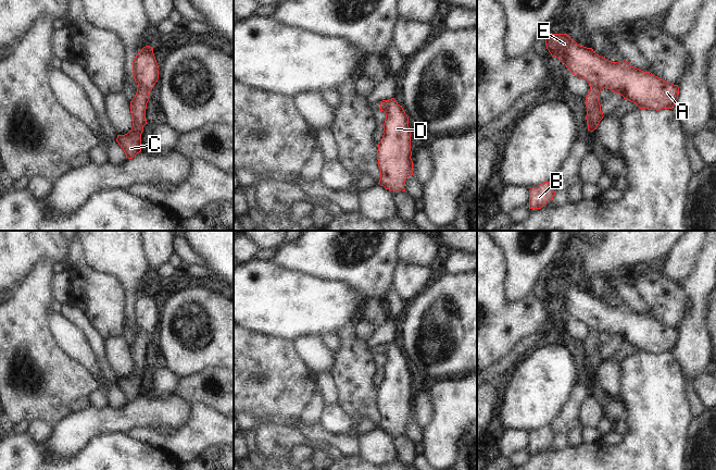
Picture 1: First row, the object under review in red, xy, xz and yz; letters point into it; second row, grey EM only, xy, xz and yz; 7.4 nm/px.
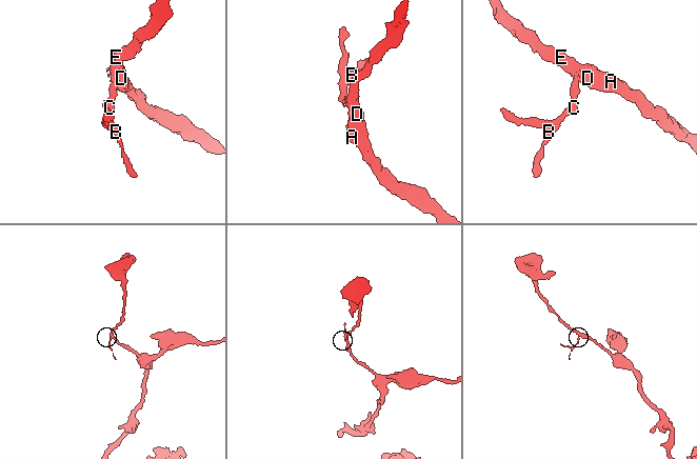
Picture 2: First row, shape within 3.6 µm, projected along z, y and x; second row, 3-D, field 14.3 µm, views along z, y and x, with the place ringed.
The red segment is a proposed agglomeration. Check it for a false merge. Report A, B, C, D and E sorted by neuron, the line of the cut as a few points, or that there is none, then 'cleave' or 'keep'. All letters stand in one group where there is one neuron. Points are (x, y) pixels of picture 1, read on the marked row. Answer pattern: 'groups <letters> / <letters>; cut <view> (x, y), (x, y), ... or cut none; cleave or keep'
groups A D E / B C; cut xy (138, 83), (148, 91); cleave

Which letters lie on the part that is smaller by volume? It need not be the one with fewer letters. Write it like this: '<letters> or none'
B, C

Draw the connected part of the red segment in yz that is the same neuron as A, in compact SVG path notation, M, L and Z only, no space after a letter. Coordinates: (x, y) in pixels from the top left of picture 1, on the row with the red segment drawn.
M549 34L545 37L545 46L552 57L557 58L566 67L570 70L573 75L586 79L590 87L611 89L615 94L619 94L624 99L636 103L640 109L662 110L673 109L678 99L679 87L671 83L667 83L662 78L643 72L630 65L628 61L612 62L596 54L592 48L579 46L567 34Z

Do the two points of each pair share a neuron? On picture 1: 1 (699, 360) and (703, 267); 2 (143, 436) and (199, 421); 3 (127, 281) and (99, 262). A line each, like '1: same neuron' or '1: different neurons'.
1: same neuron
2: same neuron
3: same neuron

